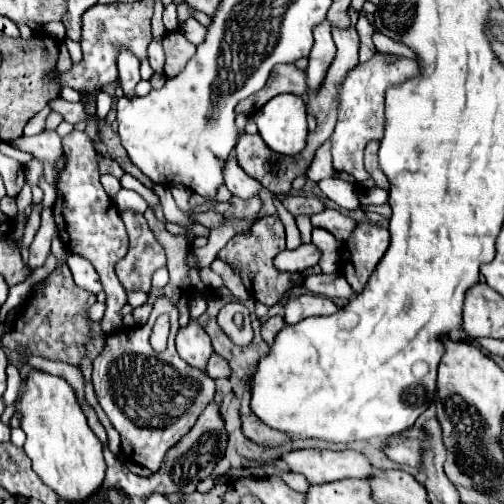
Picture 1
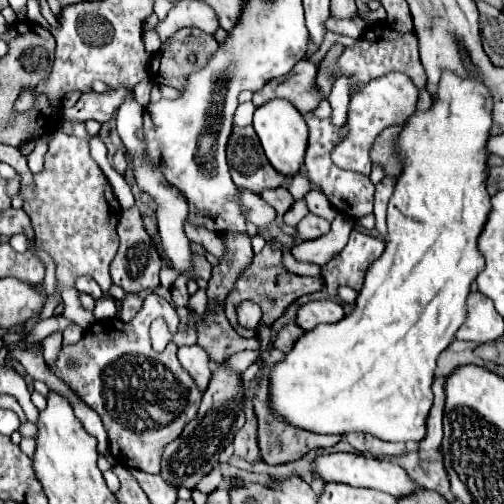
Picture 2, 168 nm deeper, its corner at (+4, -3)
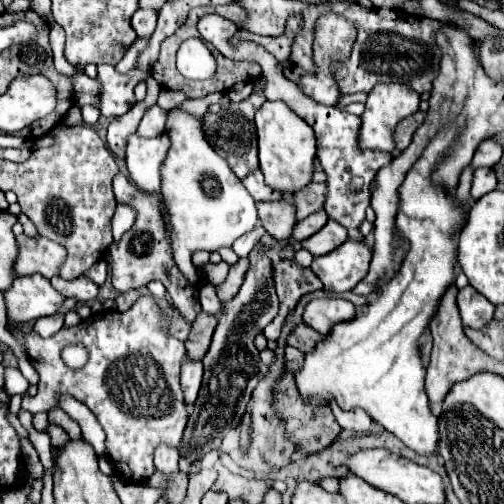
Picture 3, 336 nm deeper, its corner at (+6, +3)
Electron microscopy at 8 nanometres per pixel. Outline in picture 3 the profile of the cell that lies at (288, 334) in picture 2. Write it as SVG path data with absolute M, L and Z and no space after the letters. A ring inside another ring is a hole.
M299 324L299 326L295 328L295 332L289 336L287 344L289 344L289 346L295 346L295 348L301 350L303 354L309 354L309 352L313 352L313 348L315 348L321 340L325 340L323 334L315 332L315 330L309 328L307 324Z

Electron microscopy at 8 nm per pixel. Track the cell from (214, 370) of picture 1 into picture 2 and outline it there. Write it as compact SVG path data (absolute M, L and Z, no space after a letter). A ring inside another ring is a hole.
M249 350L237 352L237 354L233 354L231 358L227 358L227 366L229 366L231 372L243 374L243 372L255 362L255 358L257 358L257 352L249 352Z

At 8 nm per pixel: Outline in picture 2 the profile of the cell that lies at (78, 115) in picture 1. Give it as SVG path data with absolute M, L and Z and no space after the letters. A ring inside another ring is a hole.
M113 88L111 94L87 92L79 98L79 102L73 108L61 110L61 120L71 120L71 122L97 120L101 124L109 122L127 94L131 94L131 90L127 88Z

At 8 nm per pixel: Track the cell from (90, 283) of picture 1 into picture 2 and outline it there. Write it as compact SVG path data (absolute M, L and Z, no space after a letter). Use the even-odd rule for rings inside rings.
M79 276L79 278L75 278L75 288L77 288L79 292L91 294L95 300L103 296L103 292L99 290L99 284L97 284L93 278L87 278L87 276Z

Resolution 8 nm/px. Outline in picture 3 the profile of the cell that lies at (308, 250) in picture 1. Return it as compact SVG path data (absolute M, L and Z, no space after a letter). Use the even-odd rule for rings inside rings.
M329 220L317 234L303 240L301 246L309 250L313 256L323 256L341 246L345 240L347 240L347 228L337 224L335 220Z

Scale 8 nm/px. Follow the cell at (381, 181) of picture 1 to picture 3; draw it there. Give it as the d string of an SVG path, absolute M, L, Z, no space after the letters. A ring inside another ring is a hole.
M419 110L417 114L405 118L405 120L397 126L397 130L395 130L395 144L397 144L399 150L405 150L405 148L411 144L413 134L415 134L415 130L423 124L423 120L425 120L425 112Z

